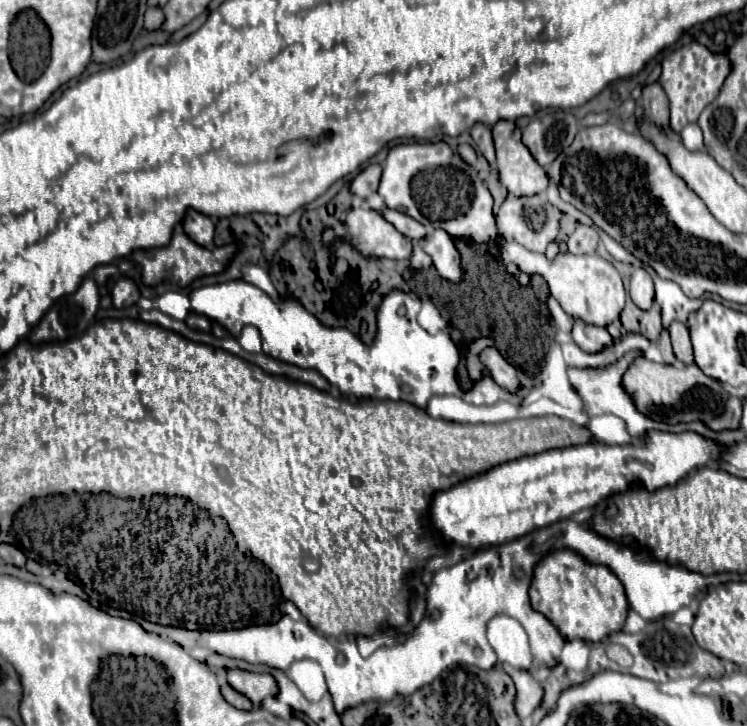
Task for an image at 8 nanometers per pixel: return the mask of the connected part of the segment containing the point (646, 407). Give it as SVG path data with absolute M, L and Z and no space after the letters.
M638 356L624 374L624 388L628 388L628 392L634 396L634 402L642 414L650 416L652 420L664 422L666 412L668 424L694 422L696 418L708 422L710 418L722 416L728 400L728 392L722 388L722 384L718 380L712 380L710 376L704 376L704 372L696 364L674 368L650 362L644 356Z

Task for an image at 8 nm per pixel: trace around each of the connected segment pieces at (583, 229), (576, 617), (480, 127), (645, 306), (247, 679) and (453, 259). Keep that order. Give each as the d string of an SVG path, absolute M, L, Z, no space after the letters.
M578 224L574 234L568 238L568 252L572 254L594 254L598 246L598 232L592 226Z
M570 550L552 552L536 566L530 600L532 608L544 614L566 640L594 644L602 642L612 632L620 632L630 610L620 580L616 580L608 568L592 568L592 564L584 564L584 560Z
M474 124L472 130L470 130L470 134L474 138L476 148L486 156L486 160L490 164L496 164L496 158L494 158L494 142L492 142L492 134L490 134L490 126L486 126L486 124Z
M638 268L630 280L630 298L640 310L650 310L654 302L654 284L646 270Z
M228 670L228 684L252 700L252 704L260 704L266 696L276 696L278 686L270 674L254 674L246 670Z
M434 230L424 240L424 250L432 256L434 266L438 274L448 282L460 282L462 280L462 268L460 268L460 254L454 248L452 236L446 232Z

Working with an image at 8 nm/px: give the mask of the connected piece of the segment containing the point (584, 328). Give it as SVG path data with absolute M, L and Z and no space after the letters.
M574 322L574 328L572 328L572 338L588 354L602 352L604 348L614 344L614 340L612 340L612 336L608 334L606 328L596 328L596 326L576 324L576 322Z

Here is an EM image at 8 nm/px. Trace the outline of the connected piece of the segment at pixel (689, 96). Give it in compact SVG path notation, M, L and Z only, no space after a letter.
M698 42L682 46L682 48L674 50L668 58L662 60L660 84L670 100L670 128L672 128L672 132L680 134L680 130L686 124L698 120L700 112L718 96L728 72L730 72L728 54L714 54Z

